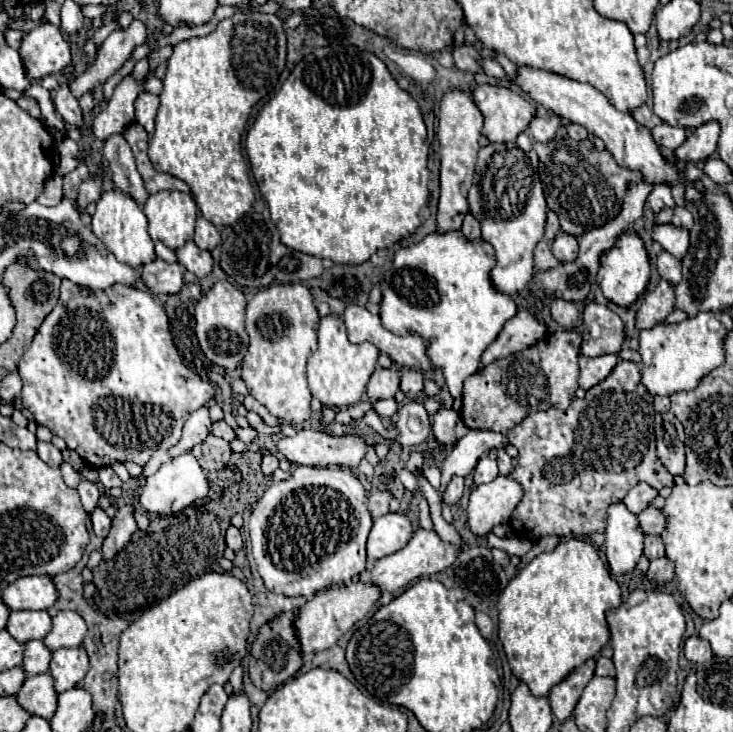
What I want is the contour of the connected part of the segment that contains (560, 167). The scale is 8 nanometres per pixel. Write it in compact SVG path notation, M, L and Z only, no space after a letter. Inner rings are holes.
M554 138L544 144L534 142L534 150L540 156L538 174L542 178L548 208L558 214L560 226L566 234L582 236L586 230L594 230L614 220L618 210L622 210L622 200L628 186L642 180L638 172L618 166L608 150L598 152L590 140L574 140L572 144L568 138Z

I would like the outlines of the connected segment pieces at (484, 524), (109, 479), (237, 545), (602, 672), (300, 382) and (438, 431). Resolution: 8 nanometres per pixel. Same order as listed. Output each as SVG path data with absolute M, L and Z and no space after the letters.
M498 476L488 484L476 486L468 504L468 526L472 534L488 536L496 524L502 524L512 516L520 500L522 486L508 476Z
M106 466L106 468L100 468L98 472L100 472L100 484L102 484L104 488L122 486L122 480L120 480L120 478L114 474L114 470L112 470L110 466Z
M236 526L228 528L228 532L226 532L226 546L232 548L234 552L242 550L242 534L240 534L240 530Z
M604 656L596 658L596 670L594 670L594 674L596 676L610 676L610 678L614 678L616 676L616 670L614 670L612 660L610 658L604 658Z
M272 284L248 302L246 330L250 334L250 348L242 362L242 380L250 394L264 404L272 416L300 424L310 418L310 388L306 382L306 360L316 346L318 310L312 294L302 284Z
M440 408L434 414L434 420L432 420L432 434L434 434L434 438L438 438L438 440L452 440L452 438L456 438L454 436L454 426L456 426L458 420L460 420L460 414L456 410Z

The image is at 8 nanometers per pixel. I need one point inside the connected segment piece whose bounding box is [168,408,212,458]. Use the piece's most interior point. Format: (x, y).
(197, 428)

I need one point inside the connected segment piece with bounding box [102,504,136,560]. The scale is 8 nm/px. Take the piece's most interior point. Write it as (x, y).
(123, 526)

